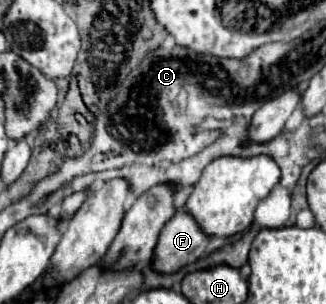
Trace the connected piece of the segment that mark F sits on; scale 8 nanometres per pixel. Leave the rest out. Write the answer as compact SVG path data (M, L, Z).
M181 209L159 235L153 267L161 273L175 273L183 265L203 257L209 241L211 237L199 227L187 209Z

